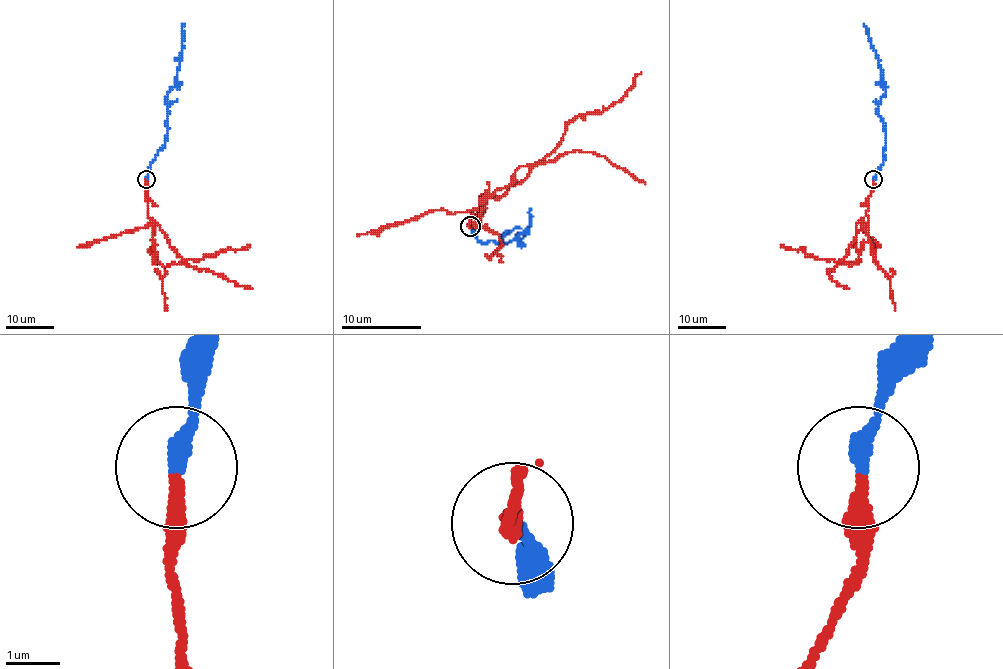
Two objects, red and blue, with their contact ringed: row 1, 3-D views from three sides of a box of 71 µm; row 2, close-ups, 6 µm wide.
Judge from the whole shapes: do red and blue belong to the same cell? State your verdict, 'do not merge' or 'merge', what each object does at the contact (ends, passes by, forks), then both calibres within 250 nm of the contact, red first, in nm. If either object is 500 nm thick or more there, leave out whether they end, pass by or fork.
do not merge; red ends; blue ends; calibres 280 and 280 nm

